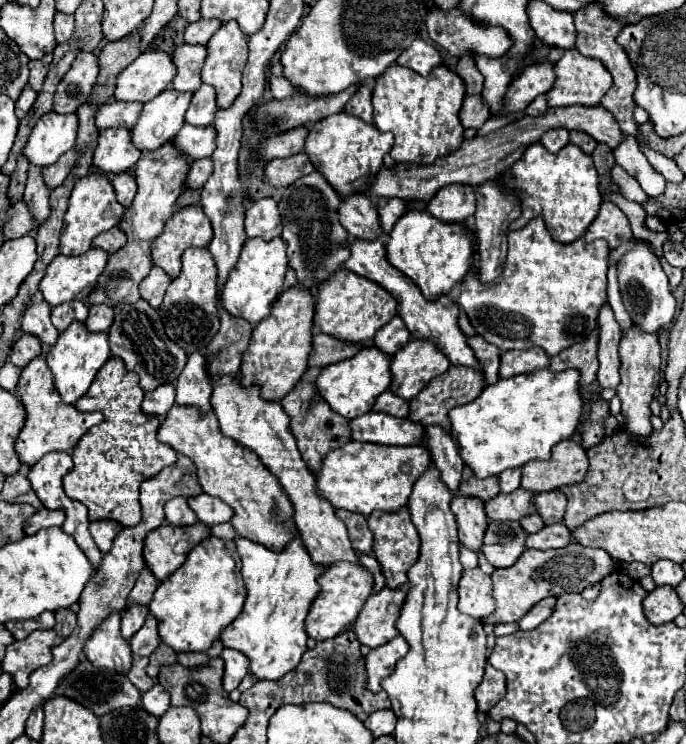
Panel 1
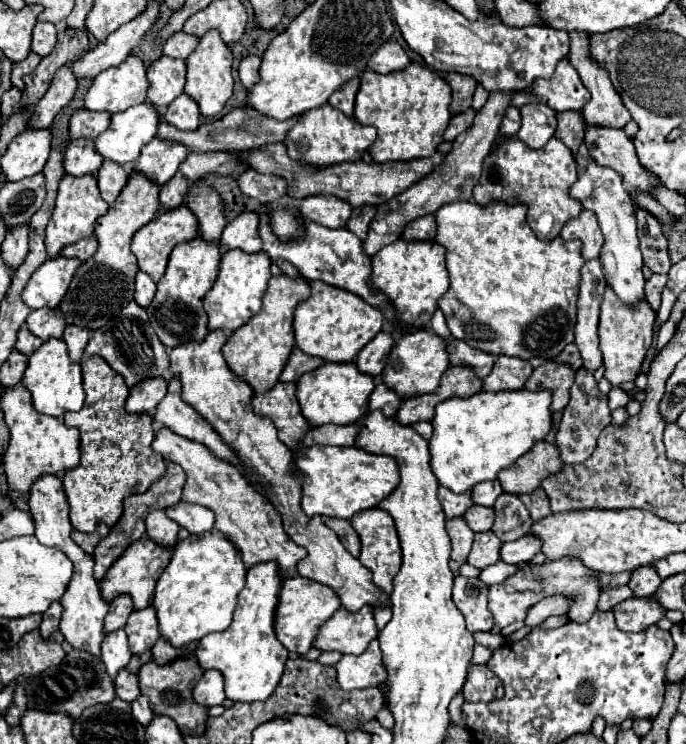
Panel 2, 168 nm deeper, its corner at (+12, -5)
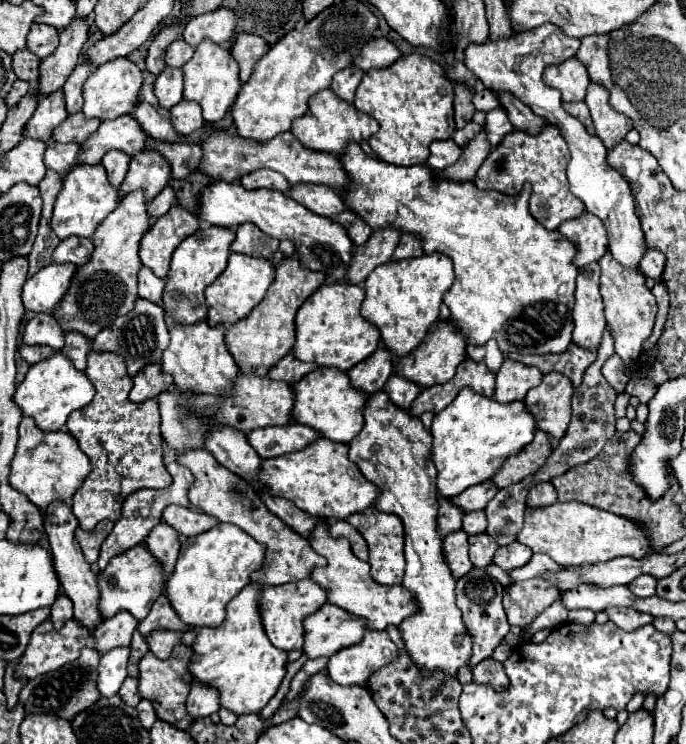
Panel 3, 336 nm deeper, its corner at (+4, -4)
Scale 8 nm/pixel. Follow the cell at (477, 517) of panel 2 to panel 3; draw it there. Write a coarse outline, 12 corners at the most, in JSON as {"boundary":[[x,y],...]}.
{"boundary":[[486,511],[464,515],[462,529],[468,535],[484,533],[488,527]]}

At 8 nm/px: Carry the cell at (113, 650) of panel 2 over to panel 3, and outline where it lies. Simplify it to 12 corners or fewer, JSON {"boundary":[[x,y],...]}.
{"boundary":[[130,647],[102,655],[98,689],[104,697],[118,693],[128,677]]}

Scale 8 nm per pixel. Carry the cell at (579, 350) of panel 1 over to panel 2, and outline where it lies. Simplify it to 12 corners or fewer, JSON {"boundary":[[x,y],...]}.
{"boundary":[[544,362],[526,382],[526,390],[550,390],[550,412],[570,400],[570,366]]}

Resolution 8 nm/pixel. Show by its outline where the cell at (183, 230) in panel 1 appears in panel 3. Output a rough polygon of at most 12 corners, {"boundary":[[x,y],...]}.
{"boundary":[[174,205],[144,233],[140,259],[166,277],[182,239],[200,229],[198,217]]}

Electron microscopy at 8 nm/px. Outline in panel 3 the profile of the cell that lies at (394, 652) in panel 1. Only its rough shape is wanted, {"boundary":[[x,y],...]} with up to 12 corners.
{"boundary":[[386,631],[332,655],[328,675],[340,685],[366,685],[398,657]]}

